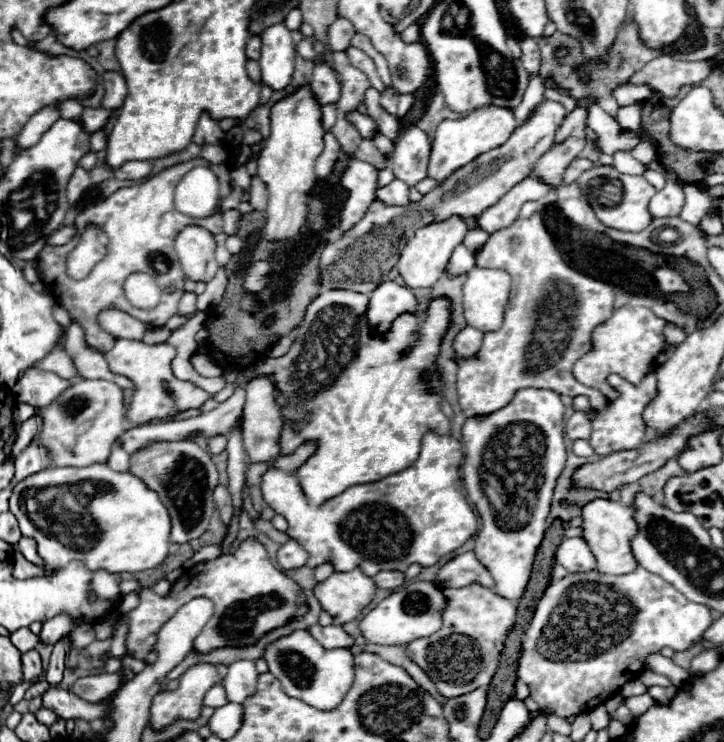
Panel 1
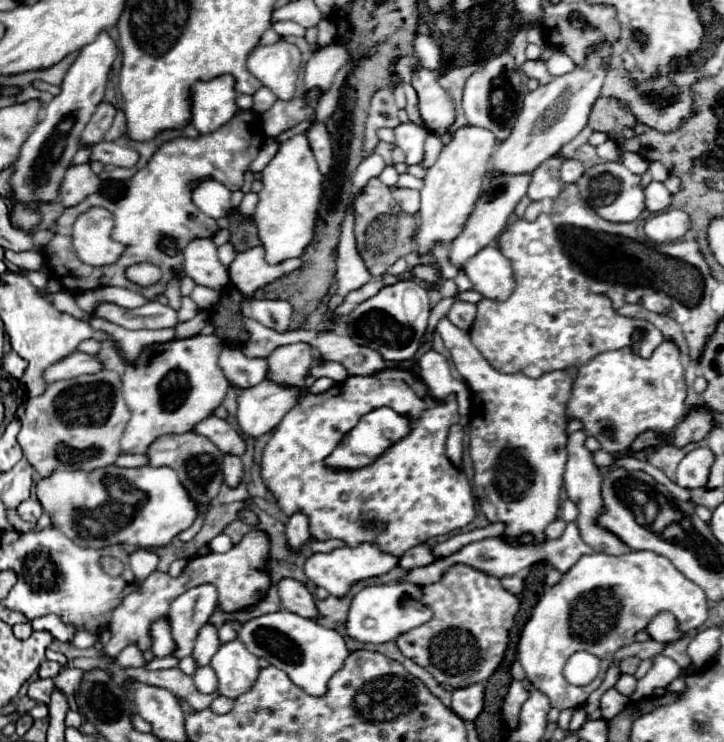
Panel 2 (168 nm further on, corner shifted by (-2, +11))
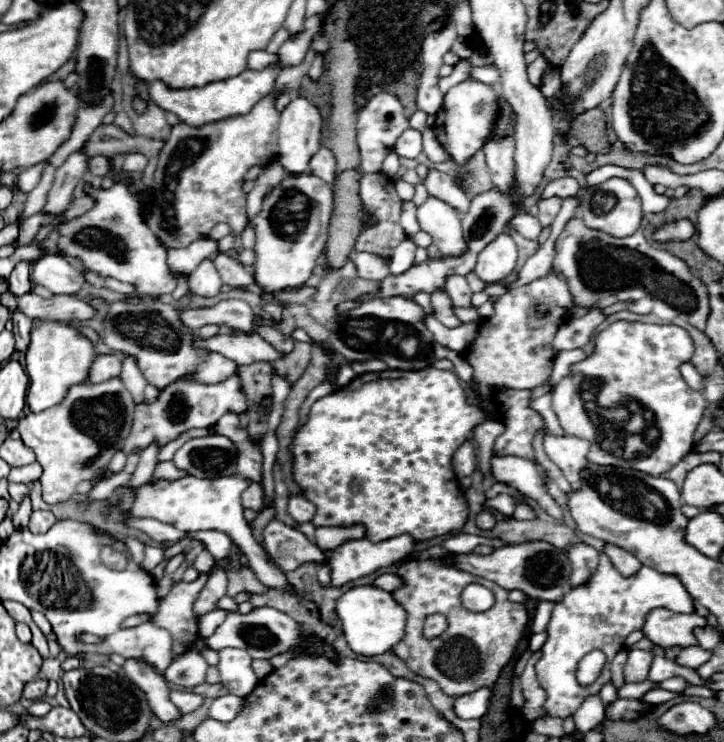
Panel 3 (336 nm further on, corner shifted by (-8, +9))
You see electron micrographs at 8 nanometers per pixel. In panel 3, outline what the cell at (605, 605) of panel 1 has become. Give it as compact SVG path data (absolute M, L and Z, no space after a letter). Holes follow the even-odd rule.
M600 553L600 565L596 573L592 575L588 585L574 587L570 593L564 595L560 603L556 603L552 611L552 619L548 623L548 641L542 647L542 657L536 663L538 683L546 691L546 703L544 711L552 717L570 717L574 711L582 705L582 701L598 693L600 687L610 679L610 661L612 657L624 647L624 639L636 631L642 629L644 617L648 611L656 607L666 607L676 613L692 613L692 597L688 595L686 587L672 575L662 575L654 571L652 567L642 567L632 577L622 577L618 569L612 565L608 555ZM600 649L606 655L606 665L600 673L600 677L588 685L582 687L576 679L578 663L584 655L590 651Z

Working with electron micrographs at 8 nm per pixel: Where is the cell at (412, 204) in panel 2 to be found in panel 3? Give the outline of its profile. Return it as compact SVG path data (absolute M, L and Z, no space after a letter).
M428 197L428 201L418 207L418 221L420 227L432 235L442 255L460 257L468 251L458 213L436 197Z

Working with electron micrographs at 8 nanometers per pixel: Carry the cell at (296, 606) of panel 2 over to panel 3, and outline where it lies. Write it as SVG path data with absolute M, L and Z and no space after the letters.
M238 475L228 477L216 477L216 479L196 479L196 477L184 477L178 481L156 481L146 483L138 489L136 503L132 507L132 517L152 517L152 519L164 519L166 523L174 525L180 531L202 531L202 529L216 529L232 537L232 541L242 549L242 553L248 557L252 571L266 587L276 587L282 591L292 591L284 573L270 561L264 547L256 541L252 535L252 527L244 517L244 505L242 505L242 491L248 487L248 481Z

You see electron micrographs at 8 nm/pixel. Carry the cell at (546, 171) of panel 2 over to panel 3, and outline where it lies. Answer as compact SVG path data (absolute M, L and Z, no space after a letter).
M558 197L542 199L542 201L538 201L538 207L540 207L538 219L540 219L542 227L548 227L548 225L552 225L554 217L558 215L558 211L560 211L560 207L562 207L562 199L558 199Z

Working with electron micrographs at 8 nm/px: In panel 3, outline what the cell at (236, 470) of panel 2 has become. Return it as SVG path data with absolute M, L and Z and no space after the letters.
M250 483L250 487L244 491L242 495L242 503L246 509L252 509L252 511L262 511L264 507L264 491L262 491L262 485L260 483Z

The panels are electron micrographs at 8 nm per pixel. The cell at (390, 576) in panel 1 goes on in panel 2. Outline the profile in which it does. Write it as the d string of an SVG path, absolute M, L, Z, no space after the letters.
M418 545L418 547L412 547L408 549L400 559L398 559L398 565L406 571L414 569L414 567L420 567L420 565L428 565L432 563L434 557L430 555L430 547L428 545Z

